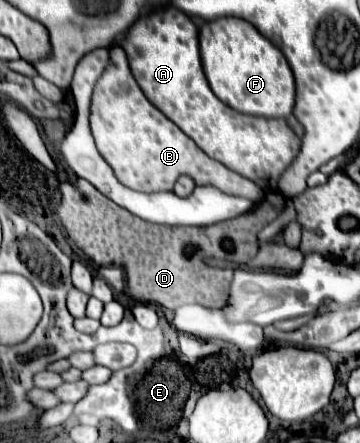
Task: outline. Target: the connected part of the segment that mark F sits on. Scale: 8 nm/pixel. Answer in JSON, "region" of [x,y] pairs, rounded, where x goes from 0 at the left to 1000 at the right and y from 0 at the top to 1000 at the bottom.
{"region":[[[614,38],[553,65],[553,111],[586,205],[664,255],[719,264],[803,264],[819,233],[819,183],[803,142],[747,88],[692,47]]]}

